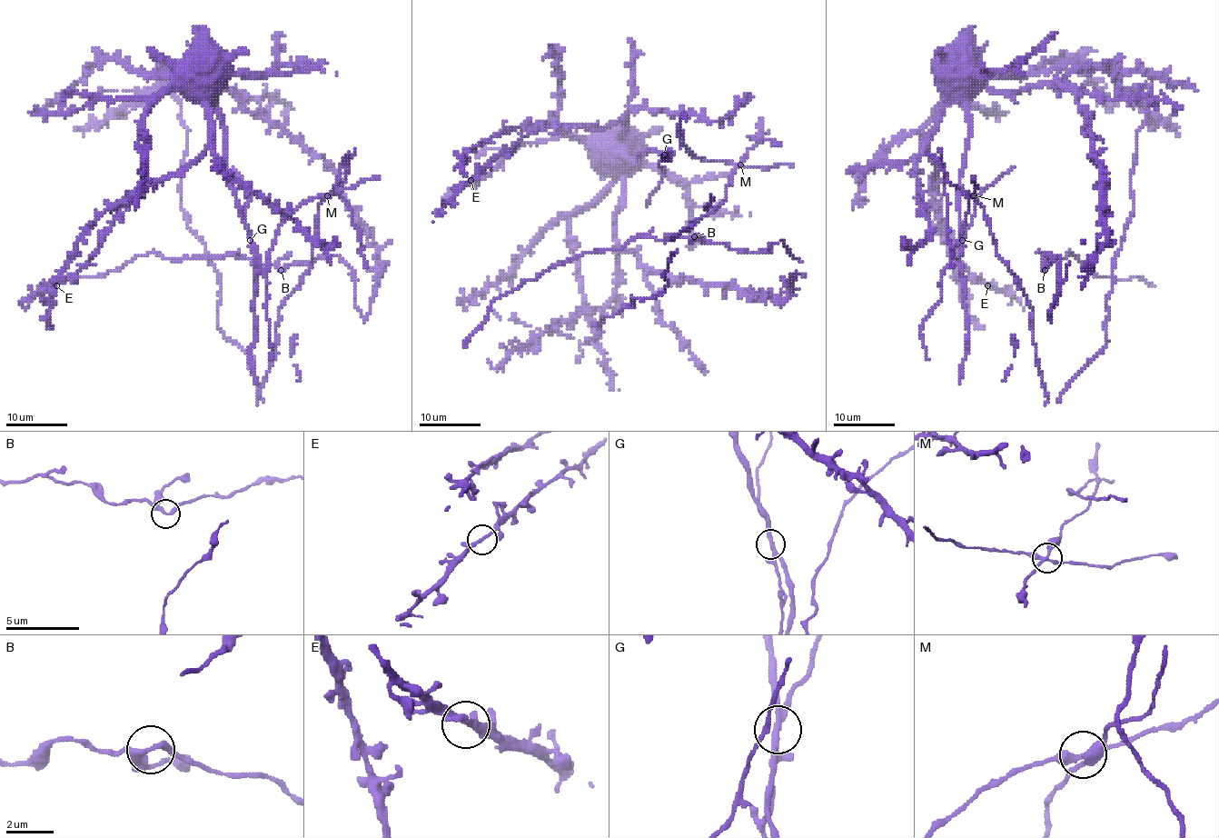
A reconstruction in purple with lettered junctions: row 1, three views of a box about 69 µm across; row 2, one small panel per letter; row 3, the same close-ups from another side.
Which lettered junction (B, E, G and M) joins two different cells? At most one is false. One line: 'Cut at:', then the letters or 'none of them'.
Cut at: G

